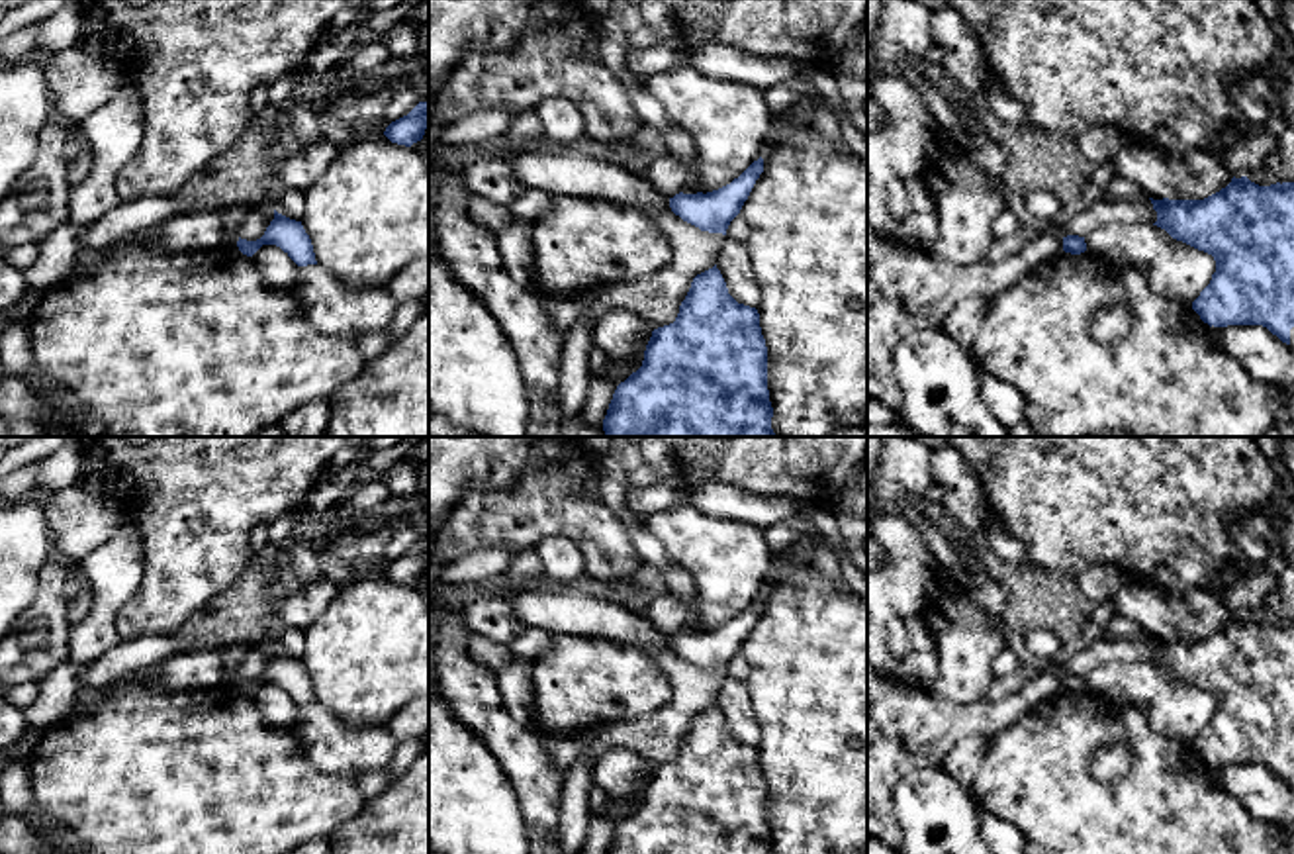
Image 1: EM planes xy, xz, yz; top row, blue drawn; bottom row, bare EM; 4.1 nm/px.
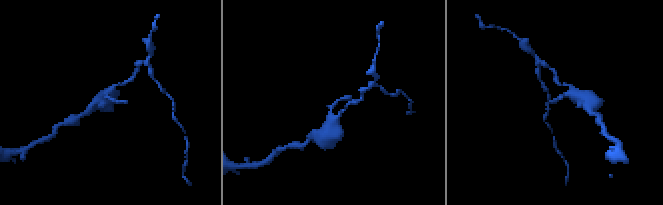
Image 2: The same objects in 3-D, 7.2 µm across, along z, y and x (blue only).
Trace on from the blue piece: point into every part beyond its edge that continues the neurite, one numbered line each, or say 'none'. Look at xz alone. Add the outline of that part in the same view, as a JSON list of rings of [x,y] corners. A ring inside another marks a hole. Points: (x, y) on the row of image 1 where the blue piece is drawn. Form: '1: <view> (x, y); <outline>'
none

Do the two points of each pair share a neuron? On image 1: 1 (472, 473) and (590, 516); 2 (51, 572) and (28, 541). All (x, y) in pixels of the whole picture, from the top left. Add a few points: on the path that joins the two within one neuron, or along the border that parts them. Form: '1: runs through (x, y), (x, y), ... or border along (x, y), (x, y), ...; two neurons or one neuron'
1: border along (529, 457), (511, 484), (470, 490), (462, 498); two neurons
2: border along (47, 561), (40, 572), (38, 594), (26, 606); two neurons

